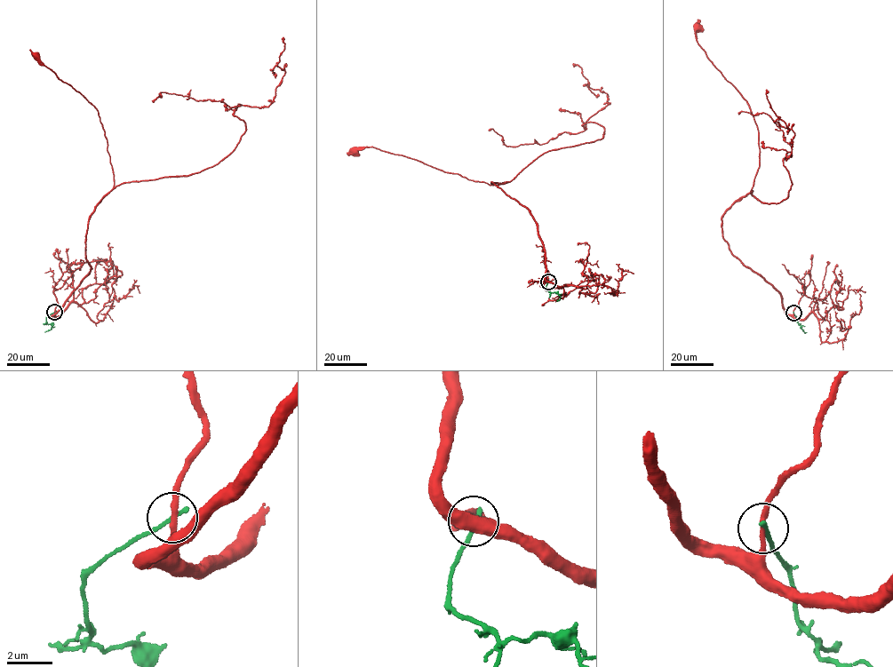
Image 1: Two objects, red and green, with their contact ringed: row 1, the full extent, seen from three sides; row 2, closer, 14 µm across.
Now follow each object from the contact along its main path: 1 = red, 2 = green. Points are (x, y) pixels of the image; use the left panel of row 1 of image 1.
1: (54, 312), (90, 273), (88, 225), (113, 187), (114, 176), (98, 110), (35, 56)
2: (54, 312), (47, 317), (46, 322), (51, 327), (44, 332)

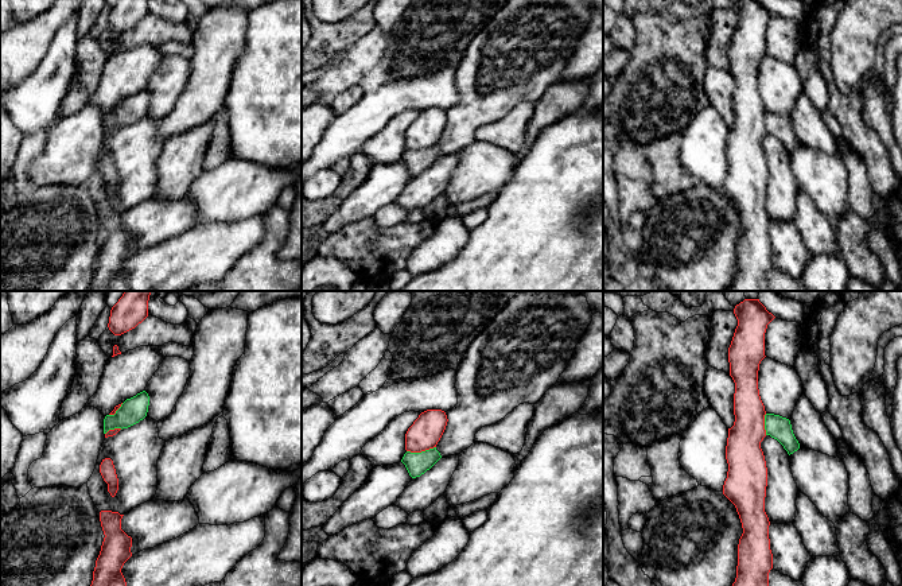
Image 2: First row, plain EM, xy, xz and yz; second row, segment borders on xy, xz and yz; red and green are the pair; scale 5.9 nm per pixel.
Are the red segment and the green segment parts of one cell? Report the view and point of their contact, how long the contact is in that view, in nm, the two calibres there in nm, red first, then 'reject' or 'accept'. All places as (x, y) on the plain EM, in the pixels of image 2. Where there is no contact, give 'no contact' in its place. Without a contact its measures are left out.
contact xz (420, 150); length 180 nm; calibres 190 and 140 nm; reject

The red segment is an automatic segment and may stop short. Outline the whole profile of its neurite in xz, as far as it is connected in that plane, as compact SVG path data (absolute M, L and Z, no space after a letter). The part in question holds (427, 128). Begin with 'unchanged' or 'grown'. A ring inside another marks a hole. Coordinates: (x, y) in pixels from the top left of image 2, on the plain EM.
unchanged; M427 108L421 110L405 132L405 148L421 151L436 145L447 120L447 113L442 108Z

